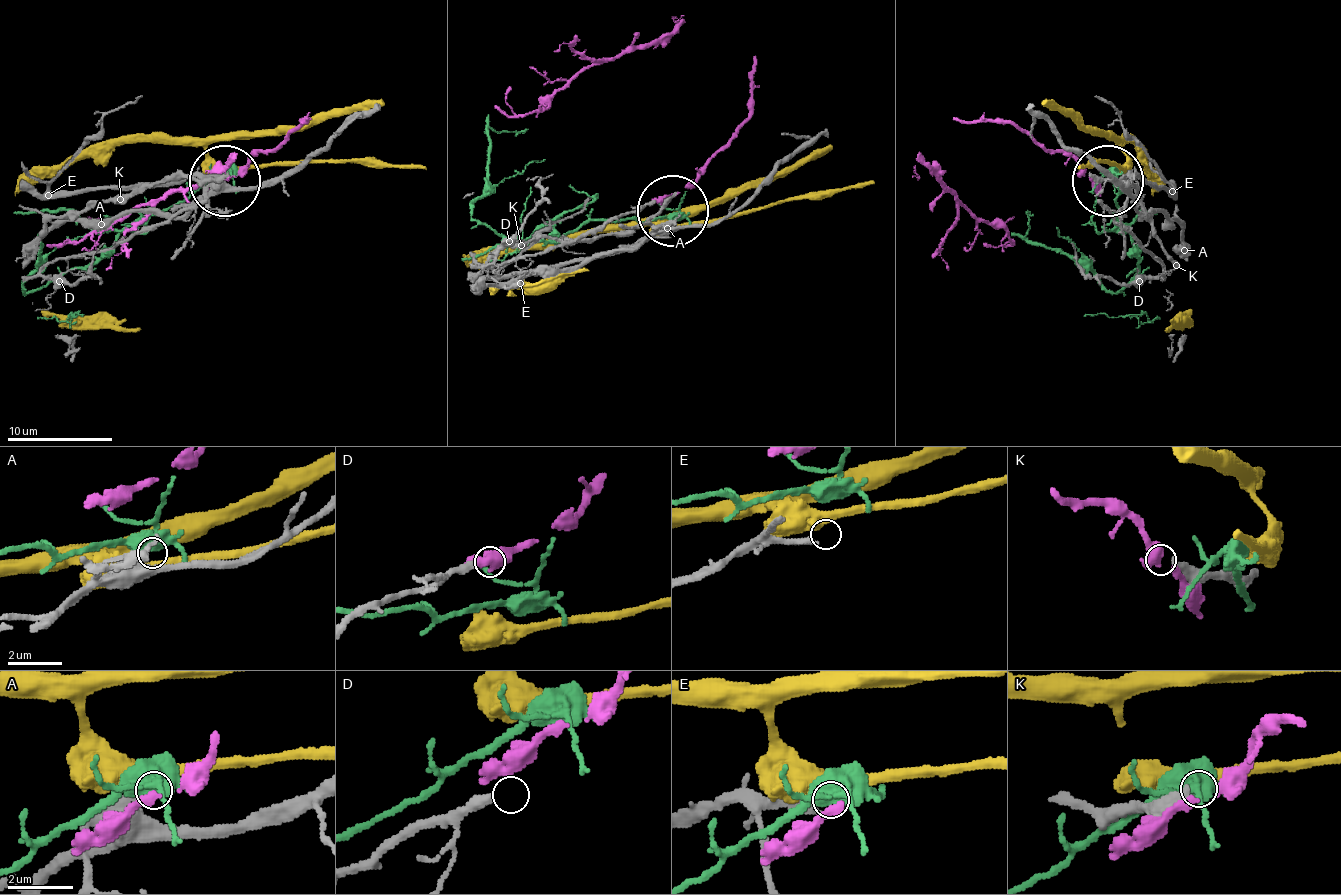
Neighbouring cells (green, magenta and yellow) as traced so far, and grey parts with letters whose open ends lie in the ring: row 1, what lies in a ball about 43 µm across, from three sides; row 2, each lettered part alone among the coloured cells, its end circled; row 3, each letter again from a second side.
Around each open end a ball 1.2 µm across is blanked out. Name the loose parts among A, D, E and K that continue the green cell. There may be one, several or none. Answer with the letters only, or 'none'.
none

